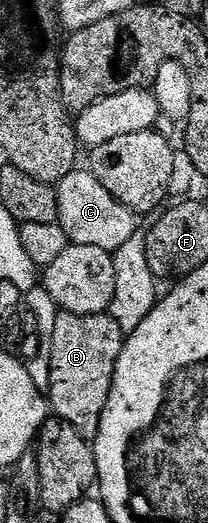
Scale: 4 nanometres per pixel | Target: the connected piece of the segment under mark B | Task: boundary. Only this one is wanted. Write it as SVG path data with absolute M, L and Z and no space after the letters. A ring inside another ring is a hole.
M59 311L52 335L48 404L53 415L69 422L84 439L93 441L100 430L104 406L112 390L112 378L124 335L109 314L81 316Z

